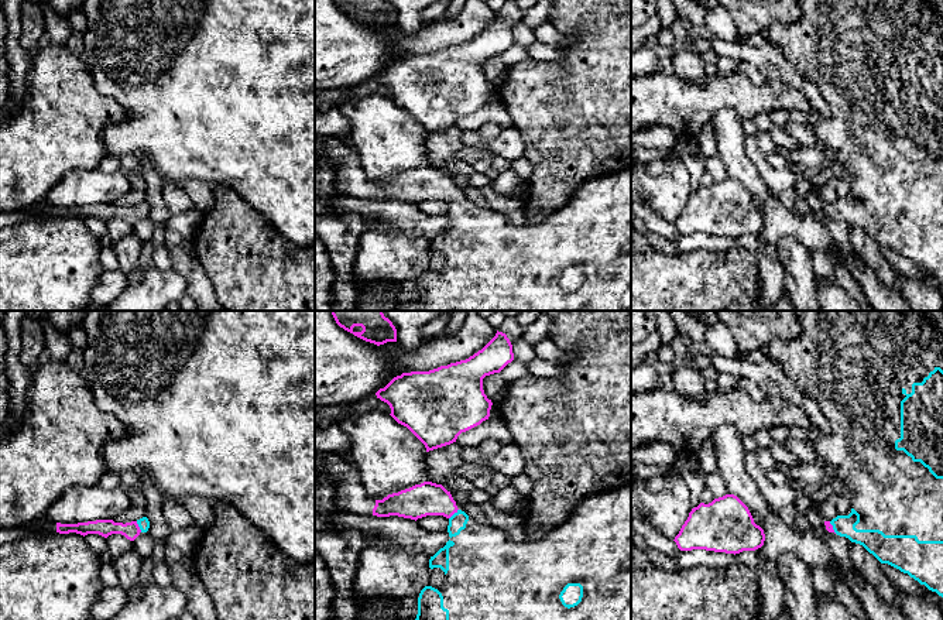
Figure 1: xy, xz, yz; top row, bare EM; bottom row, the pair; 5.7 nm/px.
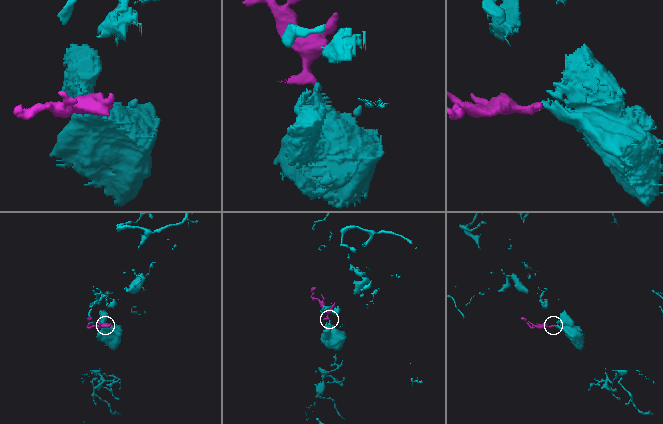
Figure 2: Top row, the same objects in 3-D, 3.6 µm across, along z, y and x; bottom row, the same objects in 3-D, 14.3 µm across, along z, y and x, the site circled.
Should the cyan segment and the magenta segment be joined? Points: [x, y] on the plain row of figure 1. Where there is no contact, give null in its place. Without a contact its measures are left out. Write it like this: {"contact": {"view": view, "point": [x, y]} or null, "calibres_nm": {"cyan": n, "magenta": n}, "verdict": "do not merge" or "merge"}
{"contact": {"view": "xy", "point": [139, 209]}, "calibres_nm": {"cyan": 70, "magenta": 100}, "verdict": "merge"}

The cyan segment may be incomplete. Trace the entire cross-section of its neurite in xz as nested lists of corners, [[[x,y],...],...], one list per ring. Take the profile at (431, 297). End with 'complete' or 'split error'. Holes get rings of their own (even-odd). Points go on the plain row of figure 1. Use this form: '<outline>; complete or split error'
[[[315,137],[315,164],[336,168],[337,189],[344,196],[398,199],[415,205],[443,199],[449,203],[450,223],[429,243],[431,253],[445,256],[445,266],[439,273],[425,270],[421,274],[415,302],[421,311],[631,311],[631,168],[583,182],[567,203],[539,225],[514,226],[505,215],[459,193],[442,168],[424,165],[376,184],[367,178],[356,150],[335,137]]]; split error

